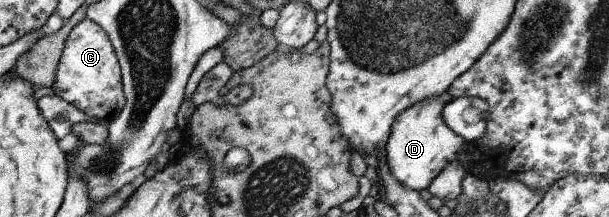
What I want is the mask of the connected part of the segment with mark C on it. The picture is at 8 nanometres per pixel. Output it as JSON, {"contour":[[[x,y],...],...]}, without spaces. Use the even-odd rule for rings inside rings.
{"contour":[[[84,17],[74,24],[63,43],[56,66],[52,93],[98,123],[112,121],[125,104],[121,71],[104,30]]]}

